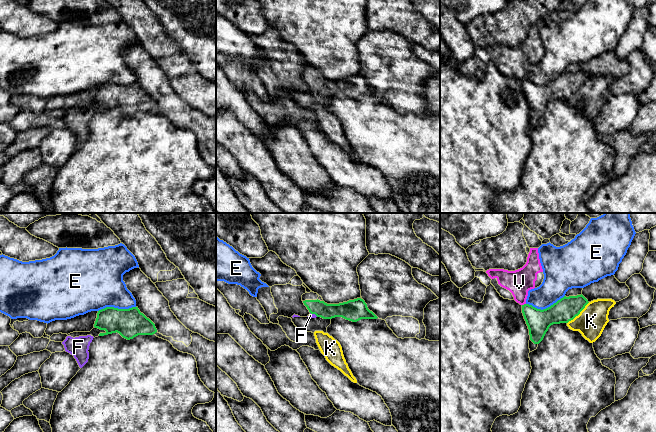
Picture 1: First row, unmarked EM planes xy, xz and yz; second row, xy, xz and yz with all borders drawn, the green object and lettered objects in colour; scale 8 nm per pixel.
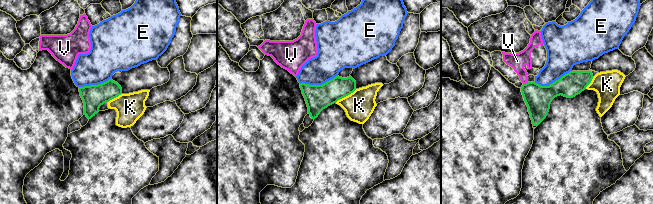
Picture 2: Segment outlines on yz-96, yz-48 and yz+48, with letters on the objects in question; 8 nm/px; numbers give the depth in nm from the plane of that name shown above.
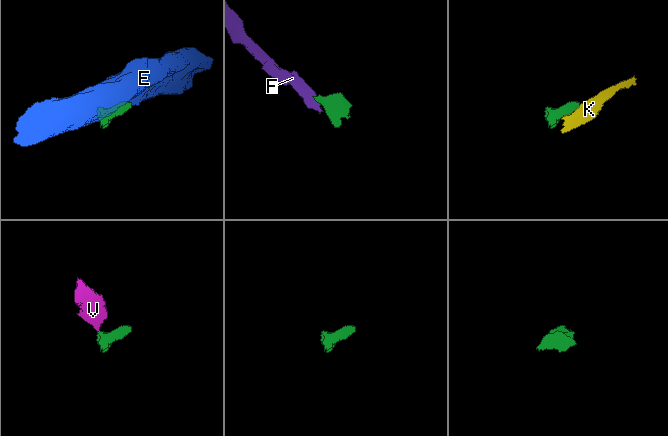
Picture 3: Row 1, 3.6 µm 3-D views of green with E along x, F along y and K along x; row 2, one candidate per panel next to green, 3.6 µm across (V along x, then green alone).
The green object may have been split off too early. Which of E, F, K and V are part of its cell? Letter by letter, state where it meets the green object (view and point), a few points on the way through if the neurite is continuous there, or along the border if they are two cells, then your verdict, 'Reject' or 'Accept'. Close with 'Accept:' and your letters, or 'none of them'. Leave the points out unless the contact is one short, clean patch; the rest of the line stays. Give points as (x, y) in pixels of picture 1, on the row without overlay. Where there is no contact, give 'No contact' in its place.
E: Touches green at yz (546, 84). Reject
F: Touches green at xz (314, 89). Boundary: xz (310, 88), (317, 92). Reject
K: Touches green at yz (578, 90). Boundary: yz (589, 78), (567, 99). Reject
V: Touches green at yz (524, 80). Boundary: yz (525, 79), (522, 81). Reject
Accept: none of them

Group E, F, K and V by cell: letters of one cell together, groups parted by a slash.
E / F K / V

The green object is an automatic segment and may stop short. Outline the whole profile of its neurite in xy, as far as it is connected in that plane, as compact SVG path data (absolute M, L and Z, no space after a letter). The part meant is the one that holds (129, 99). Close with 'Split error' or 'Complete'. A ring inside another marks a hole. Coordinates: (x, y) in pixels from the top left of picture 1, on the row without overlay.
M106 83L97 89L95 104L105 106L99 112L119 109L123 114L130 116L138 111L153 111L157 108L155 100L140 88L138 83L118 85Z. Complete

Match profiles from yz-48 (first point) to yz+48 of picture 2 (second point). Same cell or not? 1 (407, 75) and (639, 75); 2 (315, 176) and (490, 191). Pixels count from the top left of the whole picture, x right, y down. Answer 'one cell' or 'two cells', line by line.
1: one cell
2: two cells

